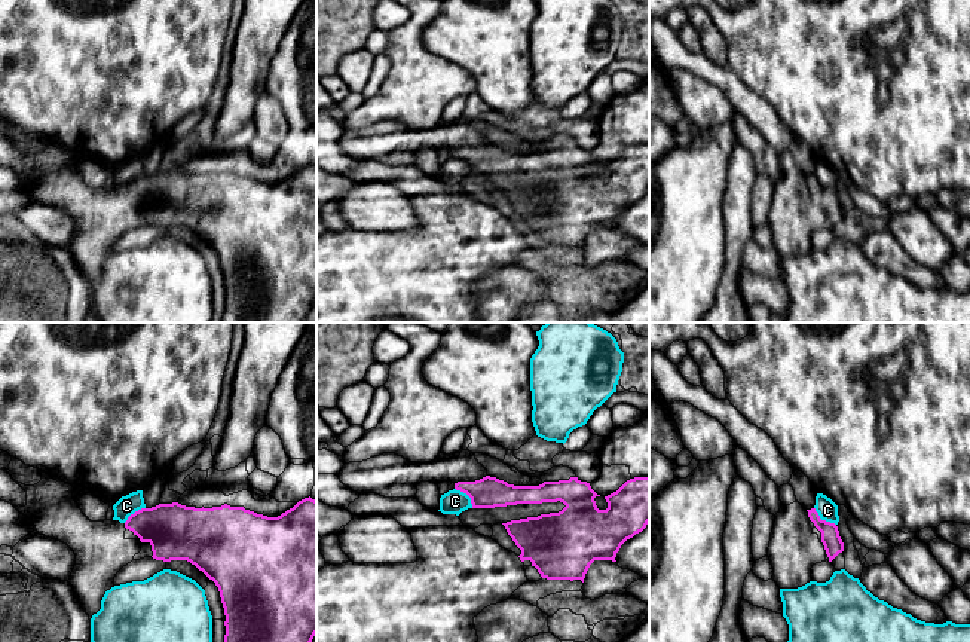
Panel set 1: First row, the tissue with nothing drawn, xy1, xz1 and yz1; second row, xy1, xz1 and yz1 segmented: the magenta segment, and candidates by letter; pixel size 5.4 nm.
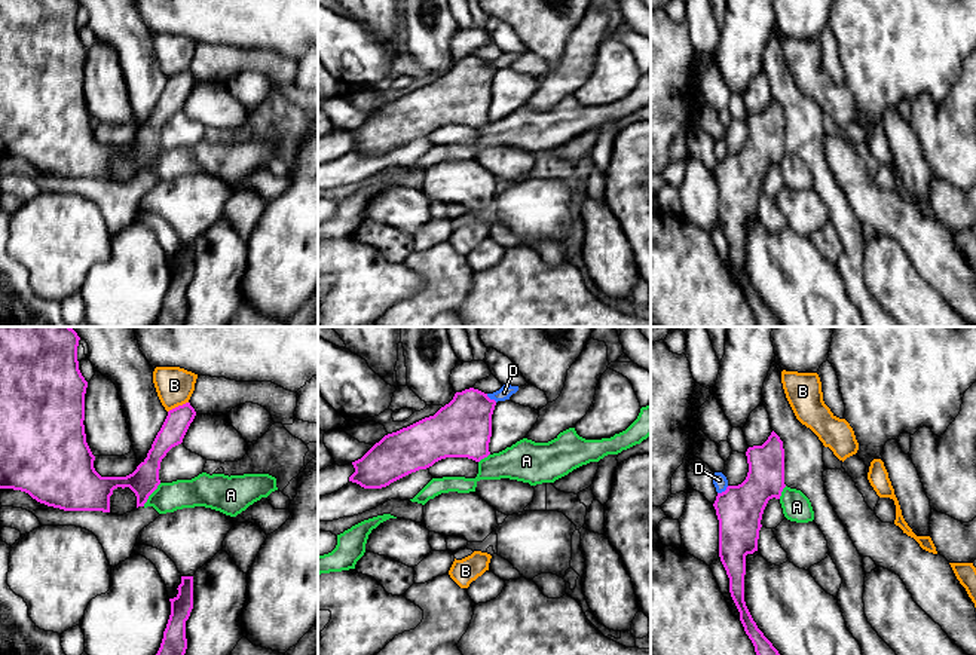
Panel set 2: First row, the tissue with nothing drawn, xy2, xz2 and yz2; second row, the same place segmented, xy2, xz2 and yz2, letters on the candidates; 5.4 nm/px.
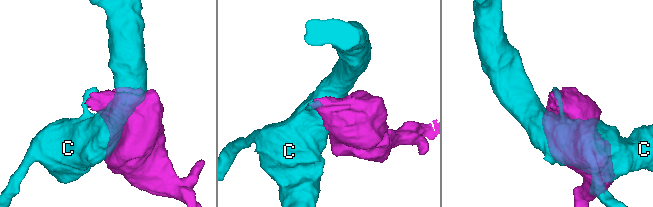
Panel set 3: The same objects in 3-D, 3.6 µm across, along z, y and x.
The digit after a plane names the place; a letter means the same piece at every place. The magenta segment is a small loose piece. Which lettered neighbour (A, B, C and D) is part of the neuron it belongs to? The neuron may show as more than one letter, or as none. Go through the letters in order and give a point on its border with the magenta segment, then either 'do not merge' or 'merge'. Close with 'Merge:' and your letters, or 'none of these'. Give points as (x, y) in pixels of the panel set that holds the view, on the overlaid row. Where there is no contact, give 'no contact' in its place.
A: xy2 (150, 493) | do not merge
B: xy2 (179, 406) | do not merge
C: yz1 (823, 520) | do not merge
D: yz2 (722, 492) | do not merge
Merge: none of these

